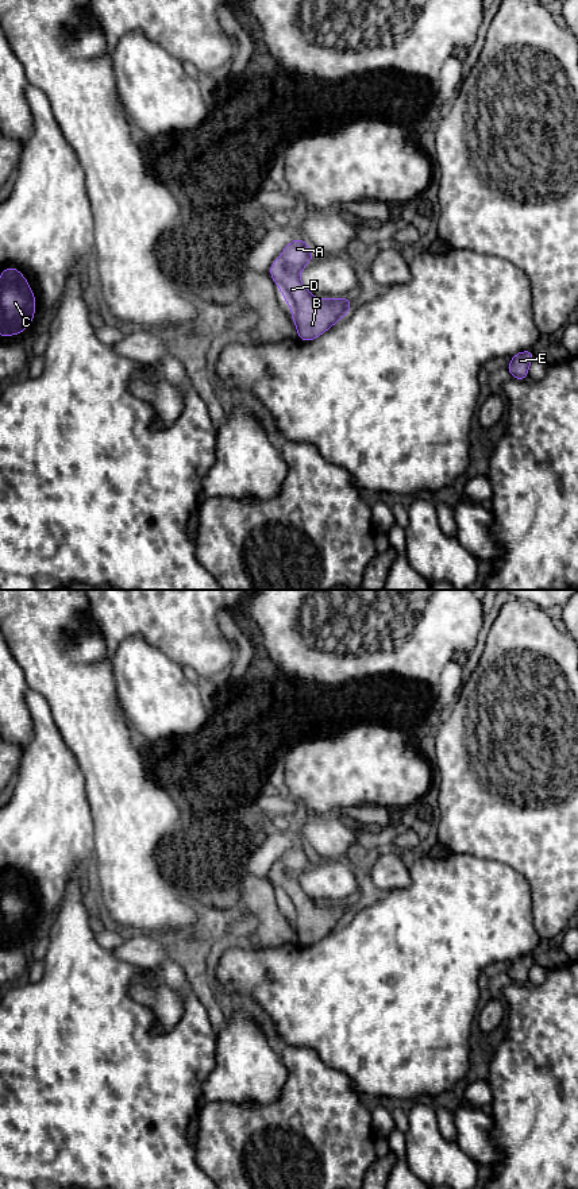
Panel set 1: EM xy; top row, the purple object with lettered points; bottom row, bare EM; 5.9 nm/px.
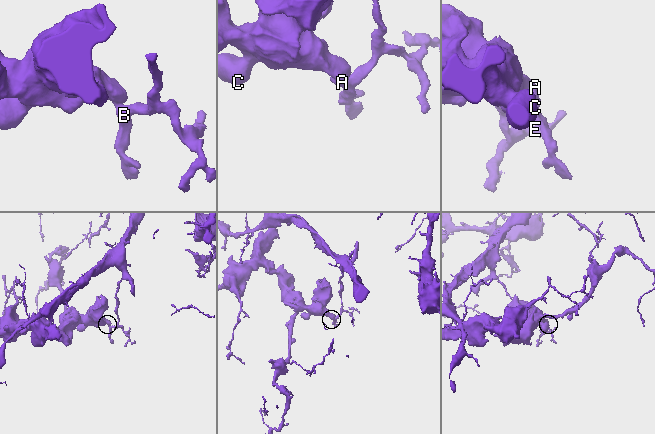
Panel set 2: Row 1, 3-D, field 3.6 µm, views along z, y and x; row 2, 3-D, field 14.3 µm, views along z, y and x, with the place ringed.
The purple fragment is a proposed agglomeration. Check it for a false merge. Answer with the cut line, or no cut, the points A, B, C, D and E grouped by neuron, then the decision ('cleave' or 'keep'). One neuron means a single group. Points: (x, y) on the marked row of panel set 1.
cut xy (280, 258), (297, 275); groups A C / B D E; cleave

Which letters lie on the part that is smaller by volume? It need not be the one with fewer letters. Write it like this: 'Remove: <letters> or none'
Remove: B, D, E

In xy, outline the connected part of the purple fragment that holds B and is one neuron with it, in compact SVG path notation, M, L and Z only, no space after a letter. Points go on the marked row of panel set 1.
M281 258L270 266L270 277L278 285L292 309L300 341L311 341L336 324L351 309L351 297L319 300L309 293Z

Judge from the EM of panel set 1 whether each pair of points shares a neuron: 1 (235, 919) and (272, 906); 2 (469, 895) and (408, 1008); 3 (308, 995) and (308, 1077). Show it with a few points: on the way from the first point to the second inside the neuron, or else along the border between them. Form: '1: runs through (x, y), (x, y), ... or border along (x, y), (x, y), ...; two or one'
1: border along (242, 906), (247, 915); two
2: runs through (440, 923), (412, 952), (408, 960), (408, 980); one
3: border along (284, 1043), (309, 1047), (332, 1068); two

